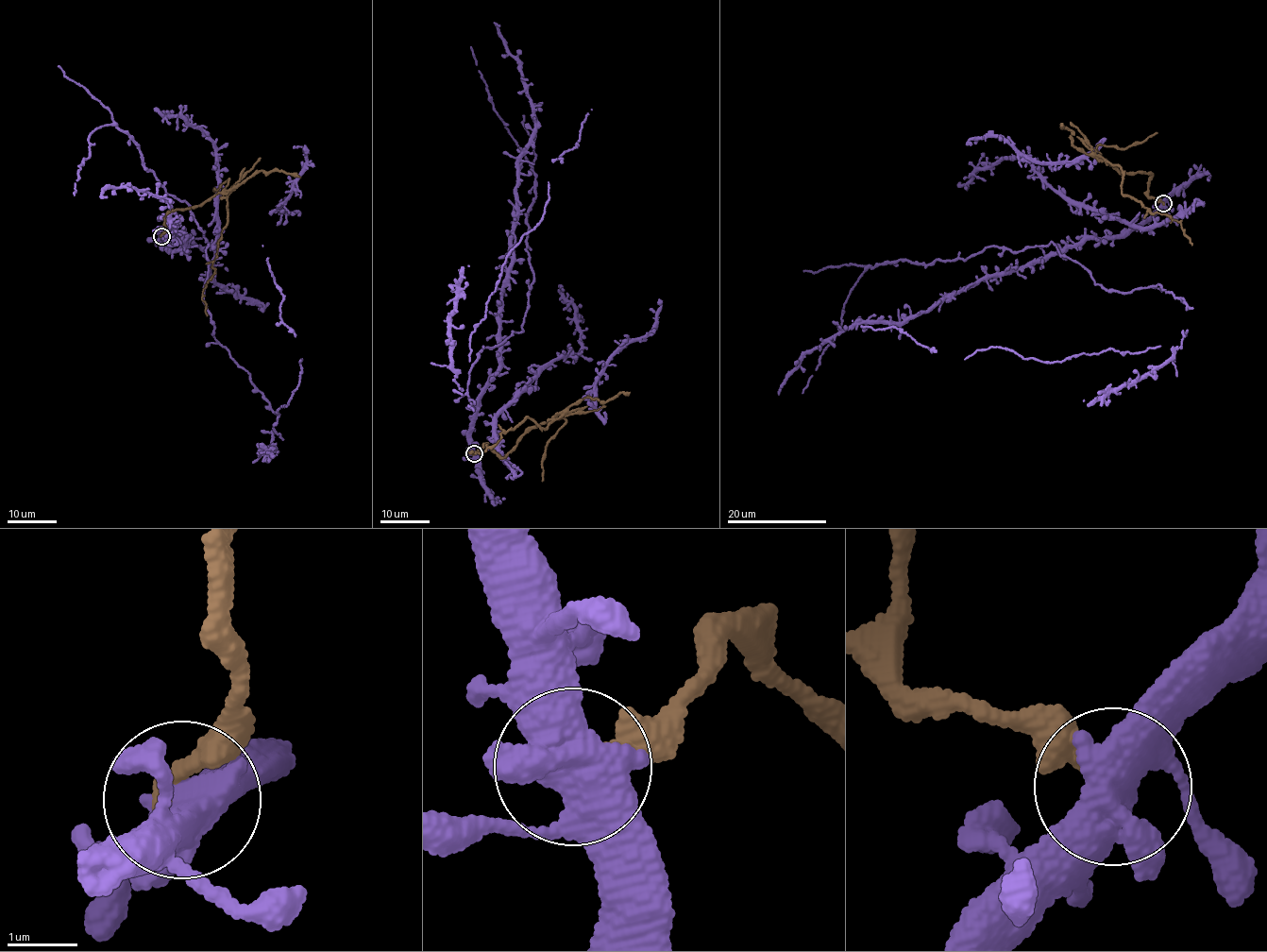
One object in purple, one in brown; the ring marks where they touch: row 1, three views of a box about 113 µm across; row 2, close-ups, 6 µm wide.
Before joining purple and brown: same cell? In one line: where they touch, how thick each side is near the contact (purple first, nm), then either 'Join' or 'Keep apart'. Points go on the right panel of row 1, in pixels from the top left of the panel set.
Place: (1163, 203). Thickness 480 nm (purple) against 240 nm. Keep apart

